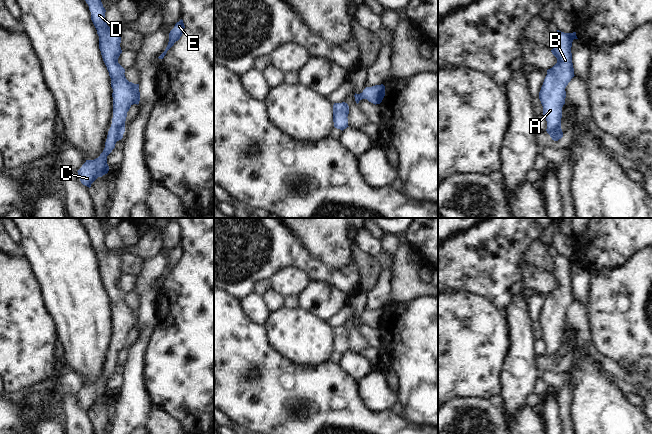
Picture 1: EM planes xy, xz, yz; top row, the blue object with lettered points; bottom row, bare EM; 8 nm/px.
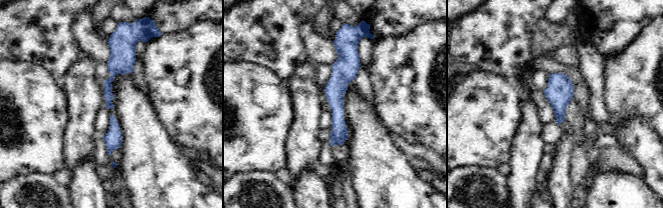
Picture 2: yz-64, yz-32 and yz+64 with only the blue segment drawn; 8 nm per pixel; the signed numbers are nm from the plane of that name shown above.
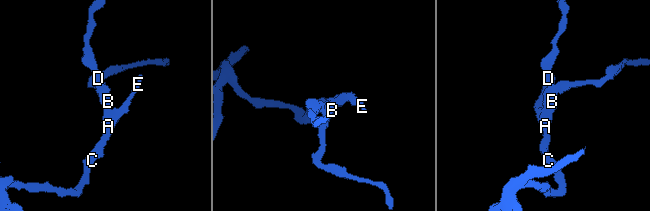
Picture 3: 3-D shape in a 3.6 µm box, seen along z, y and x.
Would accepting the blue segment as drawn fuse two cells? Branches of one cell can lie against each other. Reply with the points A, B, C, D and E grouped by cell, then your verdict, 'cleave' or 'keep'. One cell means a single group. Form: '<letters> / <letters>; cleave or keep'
A B C D E; keep

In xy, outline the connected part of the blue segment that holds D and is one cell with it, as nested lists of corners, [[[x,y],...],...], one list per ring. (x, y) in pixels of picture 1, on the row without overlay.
[[[80,218],[89,230],[91,244],[99,260],[99,273],[111,302],[113,313],[113,342],[108,355],[105,372],[94,384],[86,384],[77,395],[83,409],[91,411],[98,402],[107,398],[109,390],[107,380],[115,372],[117,365],[123,362],[127,336],[133,328],[139,328],[139,308],[129,306],[125,301],[125,293],[118,287],[122,277],[121,256],[112,254],[105,245],[105,232],[99,218]]]

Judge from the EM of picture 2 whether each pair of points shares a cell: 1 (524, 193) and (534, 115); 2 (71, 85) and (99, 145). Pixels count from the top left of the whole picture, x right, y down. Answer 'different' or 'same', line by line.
1: same
2: different

